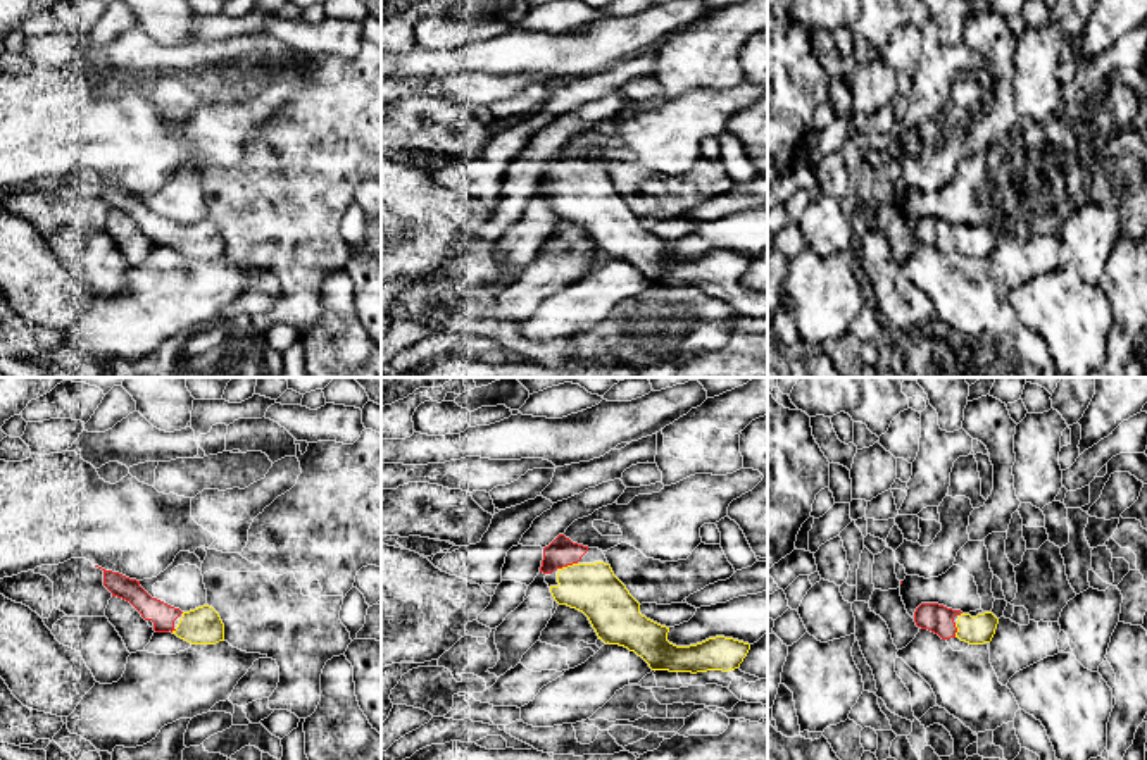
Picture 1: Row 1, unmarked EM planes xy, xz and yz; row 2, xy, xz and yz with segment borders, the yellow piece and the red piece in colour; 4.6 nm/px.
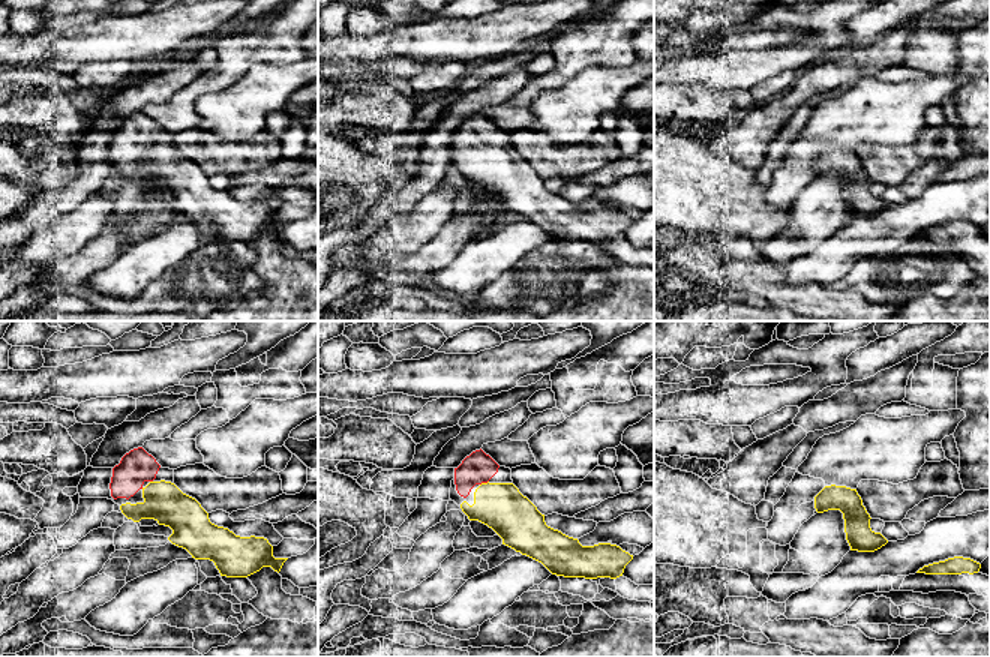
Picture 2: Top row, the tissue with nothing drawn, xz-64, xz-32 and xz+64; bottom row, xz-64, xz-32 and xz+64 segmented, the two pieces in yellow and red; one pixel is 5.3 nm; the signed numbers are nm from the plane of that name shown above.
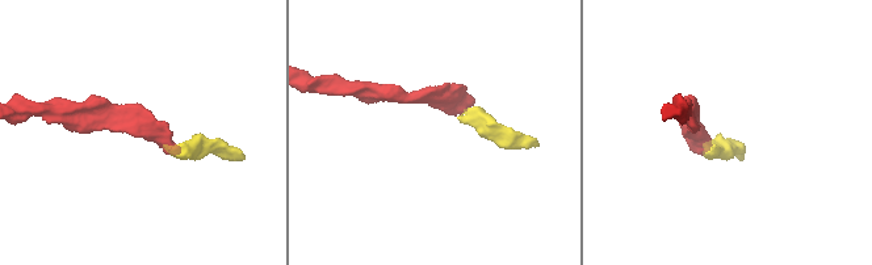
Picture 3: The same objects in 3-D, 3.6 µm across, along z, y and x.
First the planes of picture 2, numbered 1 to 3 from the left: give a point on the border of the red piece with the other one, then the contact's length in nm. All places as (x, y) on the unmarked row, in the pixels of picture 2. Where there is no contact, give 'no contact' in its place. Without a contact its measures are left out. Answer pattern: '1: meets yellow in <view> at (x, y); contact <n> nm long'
1: no contact
2: meets yellow in xz-32 at (483, 147); contact 50 nm long
3: no contact

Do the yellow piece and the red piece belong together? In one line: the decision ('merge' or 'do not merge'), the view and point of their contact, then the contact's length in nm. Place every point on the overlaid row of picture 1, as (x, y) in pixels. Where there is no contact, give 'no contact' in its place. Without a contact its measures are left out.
merge | xz (568, 566) | 90 nm

